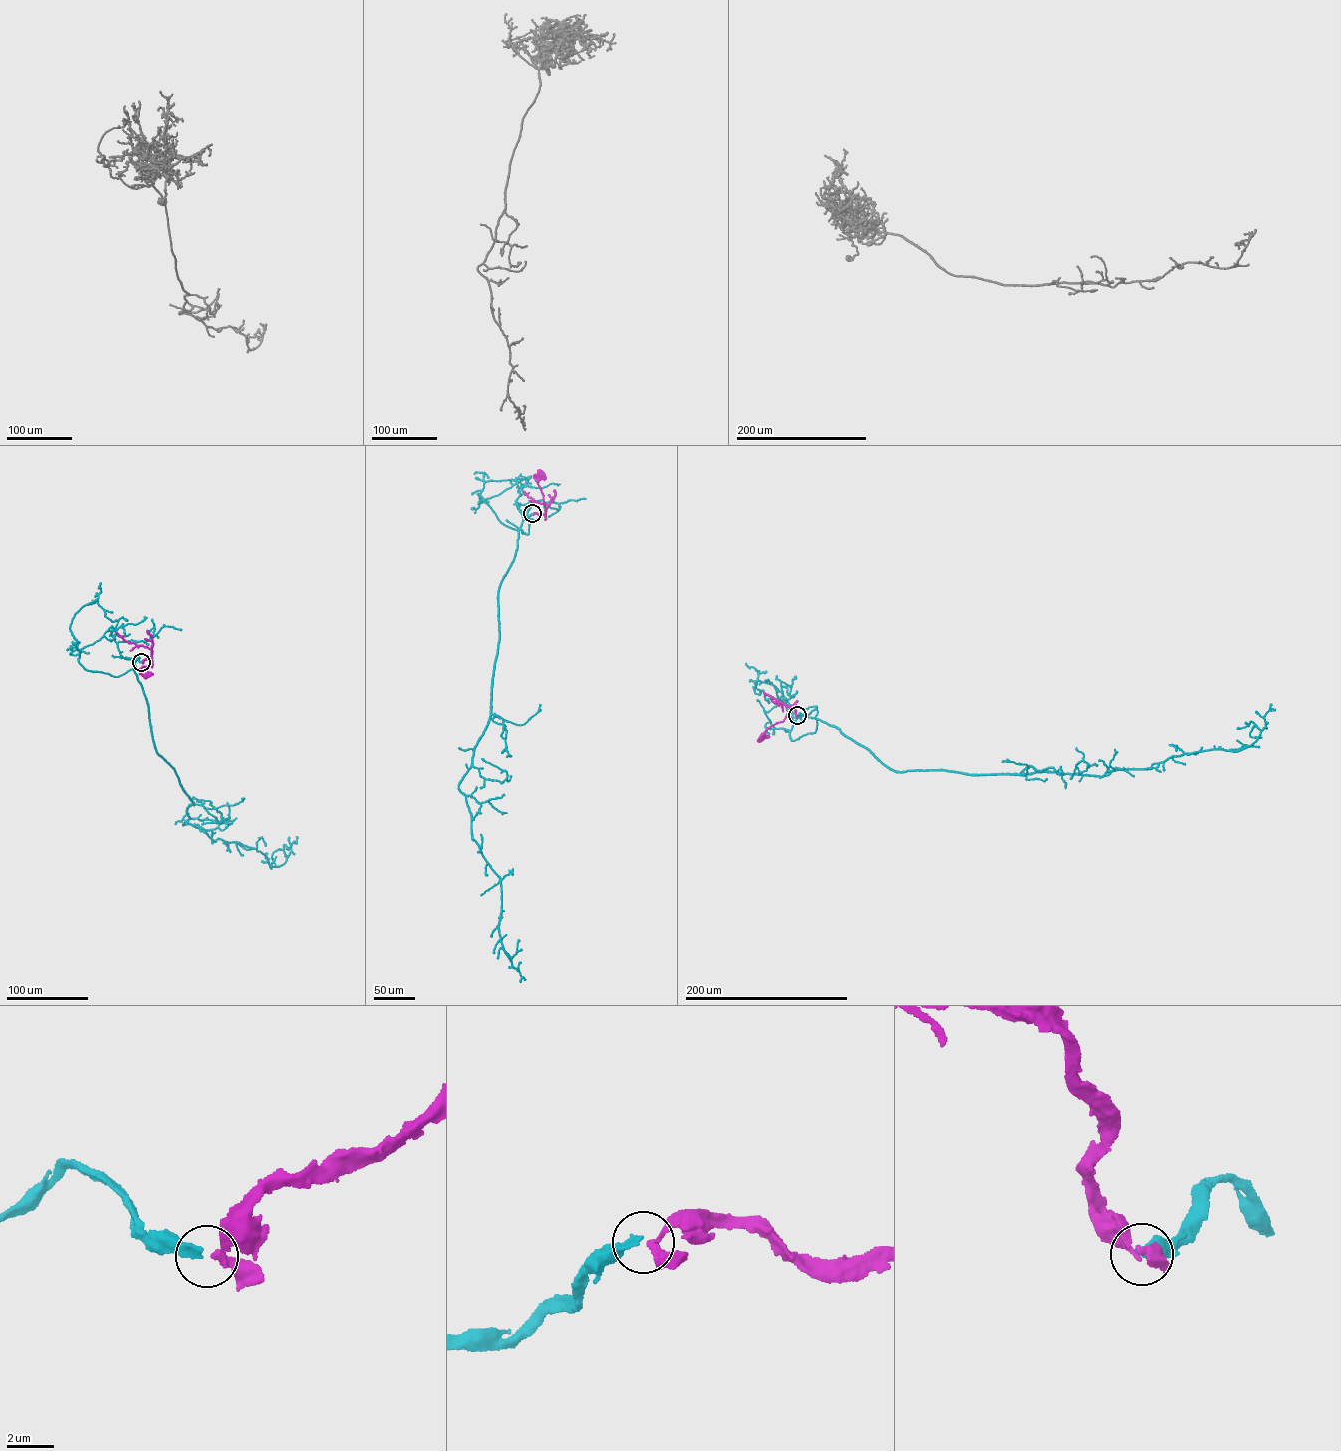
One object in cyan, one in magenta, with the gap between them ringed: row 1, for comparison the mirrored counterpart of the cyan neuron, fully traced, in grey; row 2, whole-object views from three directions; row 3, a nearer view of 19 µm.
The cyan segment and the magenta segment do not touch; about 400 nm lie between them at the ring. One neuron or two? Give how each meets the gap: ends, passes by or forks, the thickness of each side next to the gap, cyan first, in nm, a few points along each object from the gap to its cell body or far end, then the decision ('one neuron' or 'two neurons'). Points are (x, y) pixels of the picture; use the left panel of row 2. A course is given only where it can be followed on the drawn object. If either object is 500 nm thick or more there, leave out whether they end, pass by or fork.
cyan ends; magenta passes by; calibres 320 and 240 nm; course cyan (141, 662), (155, 748), (194, 804), (183, 825), (256, 848), (271, 867), (283, 850), (273, 860); course magenta (141, 662), (151, 655), (152, 667), (142, 666), (140, 669), (143, 676), (147, 675); one neuron

